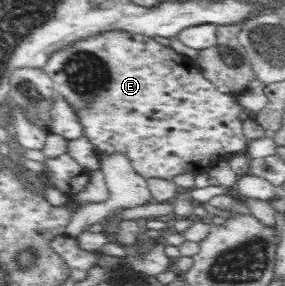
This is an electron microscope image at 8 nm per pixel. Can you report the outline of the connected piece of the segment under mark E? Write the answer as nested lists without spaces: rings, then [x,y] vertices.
[[[108,31],[108,33],[98,35],[98,37],[82,39],[80,42],[72,43],[70,47],[66,47],[64,50],[56,51],[56,54],[52,55],[42,71],[53,81],[53,90],[56,95],[71,107],[73,114],[77,117],[77,122],[81,125],[83,136],[93,146],[93,151],[95,151],[97,157],[108,157],[108,155],[121,153],[121,155],[128,158],[131,168],[146,180],[163,179],[164,181],[172,181],[176,175],[182,175],[182,173],[194,173],[195,170],[202,172],[227,155],[243,153],[247,146],[248,139],[244,135],[243,122],[240,119],[243,107],[234,100],[234,96],[221,92],[216,84],[206,79],[199,71],[197,63],[191,58],[180,56],[172,47],[163,46],[144,35]]]

